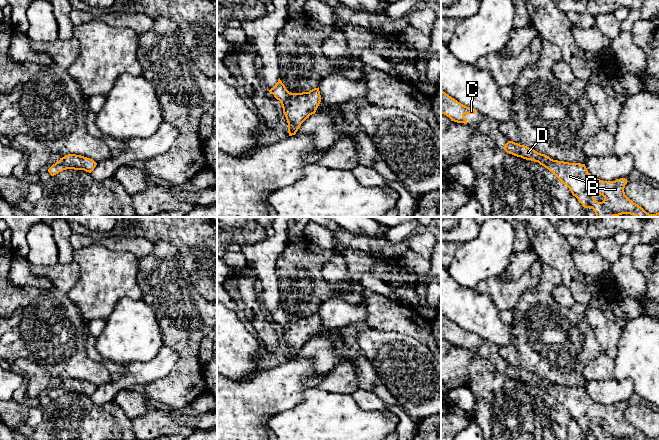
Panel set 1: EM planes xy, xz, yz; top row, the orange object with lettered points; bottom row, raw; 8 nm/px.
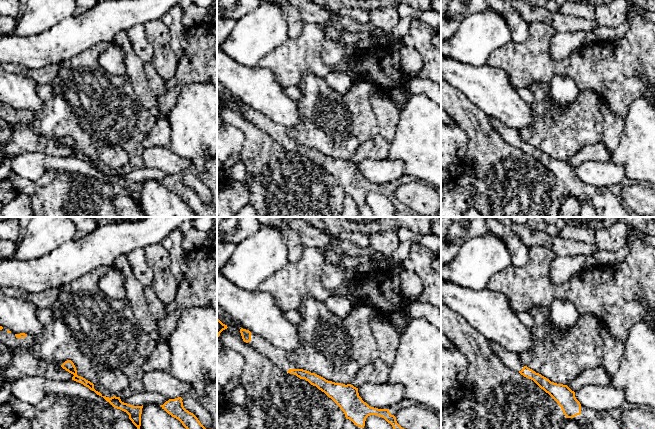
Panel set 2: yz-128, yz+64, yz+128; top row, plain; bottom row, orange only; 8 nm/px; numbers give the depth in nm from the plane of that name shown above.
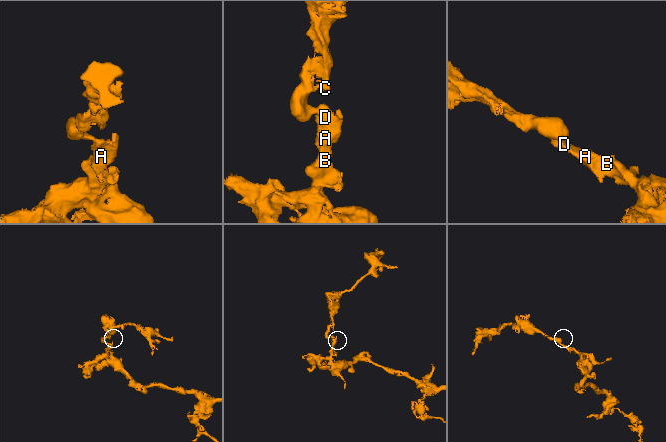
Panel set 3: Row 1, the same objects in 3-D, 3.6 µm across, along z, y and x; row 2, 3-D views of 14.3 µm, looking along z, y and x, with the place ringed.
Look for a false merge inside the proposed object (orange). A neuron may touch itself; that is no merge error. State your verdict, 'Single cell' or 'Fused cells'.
Single cell

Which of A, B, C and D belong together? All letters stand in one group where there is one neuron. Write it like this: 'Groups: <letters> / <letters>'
Groups: A B C D

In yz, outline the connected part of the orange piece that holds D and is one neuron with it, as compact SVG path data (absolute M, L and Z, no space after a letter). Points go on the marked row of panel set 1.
M508 141L503 149L509 154L538 162L540 165L547 168L569 188L572 195L578 199L584 208L592 208L596 217L614 217L622 214L630 214L635 217L659 217L659 212L656 214L649 214L625 195L624 188L628 182L625 178L620 178L615 181L603 181L592 176L588 172L585 164L553 160L545 154L538 153L534 149L513 141Z

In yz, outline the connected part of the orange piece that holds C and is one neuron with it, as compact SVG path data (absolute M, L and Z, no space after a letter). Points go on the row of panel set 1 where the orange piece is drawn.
M441 89L441 114L446 115L451 121L467 124L465 114L475 114L476 109L467 107Z

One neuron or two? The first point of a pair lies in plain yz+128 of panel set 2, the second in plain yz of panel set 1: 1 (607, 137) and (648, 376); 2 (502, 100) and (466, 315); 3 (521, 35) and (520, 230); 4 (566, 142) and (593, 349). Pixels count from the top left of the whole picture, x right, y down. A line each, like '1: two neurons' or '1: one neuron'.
1: two neurons
2: one neuron
3: one neuron
4: one neuron

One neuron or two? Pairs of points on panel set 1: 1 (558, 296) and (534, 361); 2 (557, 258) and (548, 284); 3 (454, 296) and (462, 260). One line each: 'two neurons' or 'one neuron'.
1: two neurons
2: two neurons
3: two neurons

